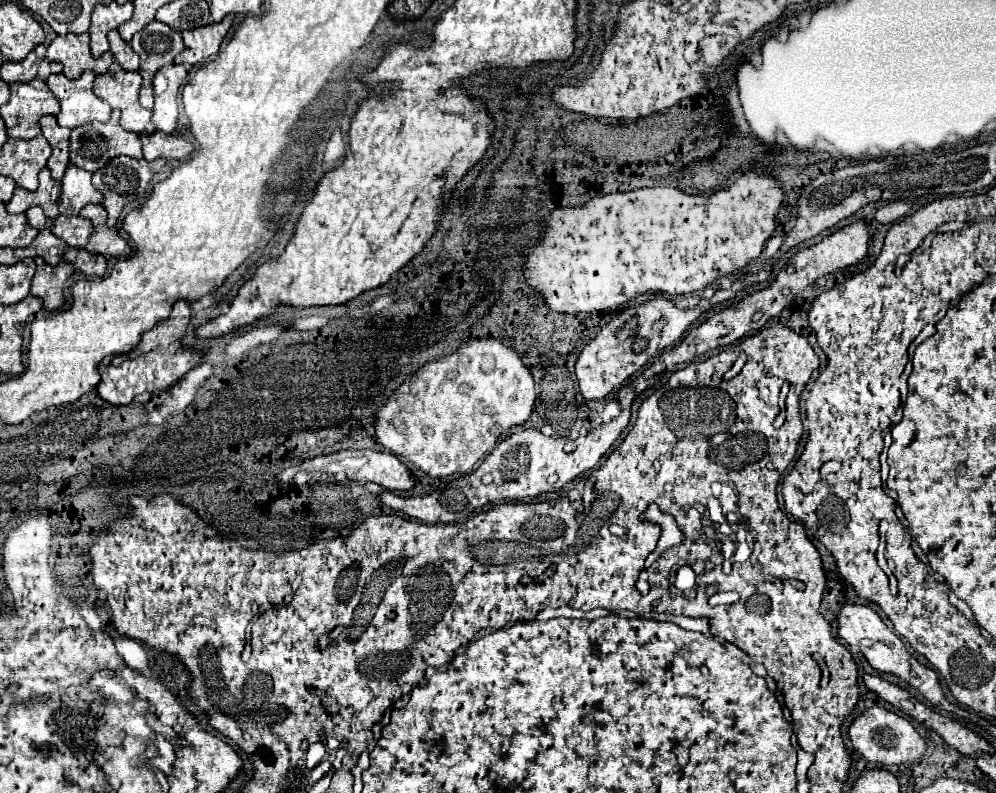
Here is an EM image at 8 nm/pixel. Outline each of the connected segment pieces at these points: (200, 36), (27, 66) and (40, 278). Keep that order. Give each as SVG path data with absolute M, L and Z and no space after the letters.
M225 16L225 20L221 20L217 24L207 24L203 28L185 30L183 32L185 50L179 54L181 64L187 62L193 66L193 64L199 64L199 62L215 56L219 52L223 38L227 36L231 24L233 24L233 16Z
M29 52L25 60L21 62L3 62L1 76L7 84L11 82L29 82L29 80L40 79L46 81L52 74L62 72L62 64L51 62L47 59L39 59L35 52Z
M35 258L37 264L37 272L33 276L33 284L31 284L31 294L33 296L41 296L45 302L47 310L59 310L65 306L65 280L73 274L73 266L67 262L61 262L59 266L49 266L45 264L45 260Z

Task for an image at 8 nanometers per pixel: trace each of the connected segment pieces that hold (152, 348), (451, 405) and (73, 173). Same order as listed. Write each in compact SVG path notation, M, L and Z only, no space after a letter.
M179 300L177 304L173 304L173 312L167 320L159 322L153 330L143 334L143 340L137 346L139 354L135 358L127 358L117 366L111 364L111 358L105 358L99 364L99 374L101 374L101 384L97 386L99 396L115 406L131 404L133 398L143 392L151 394L151 392L159 392L159 390L169 390L189 370L199 366L203 352L191 352L191 354L185 354L185 358L171 358L171 344L183 340L189 322L191 322L191 304L187 300Z
M475 338L455 352L449 352L437 360L423 364L411 378L407 378L393 396L377 410L373 424L379 444L413 464L417 470L431 478L443 478L451 474L469 474L475 464L503 438L511 426L523 424L535 402L535 382L521 356L495 338Z
M71 164L61 180L59 212L65 216L77 216L83 206L101 204L101 202L103 202L103 196L91 184L91 172Z

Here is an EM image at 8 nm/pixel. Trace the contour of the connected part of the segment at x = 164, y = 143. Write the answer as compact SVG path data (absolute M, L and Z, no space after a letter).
M163 132L141 134L141 142L145 160L155 160L155 158L187 160L195 150L191 142L187 142L177 134L163 134Z

